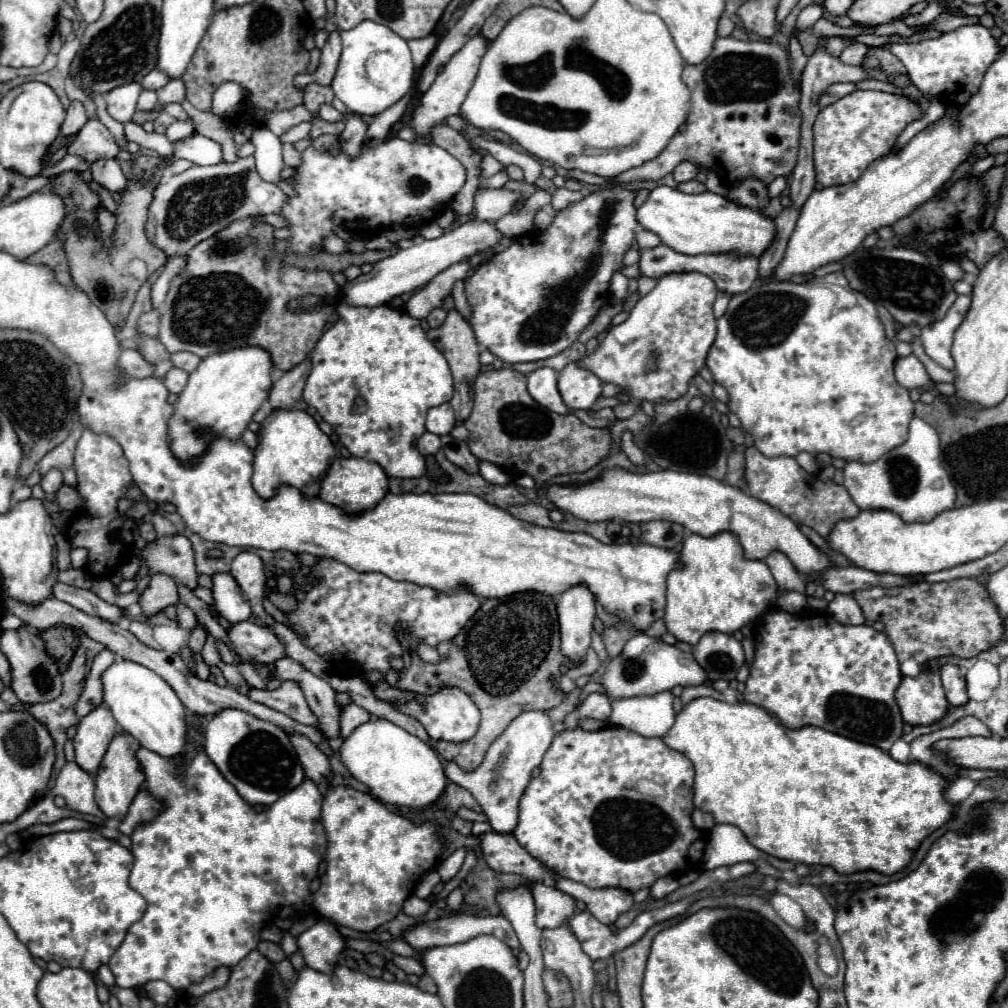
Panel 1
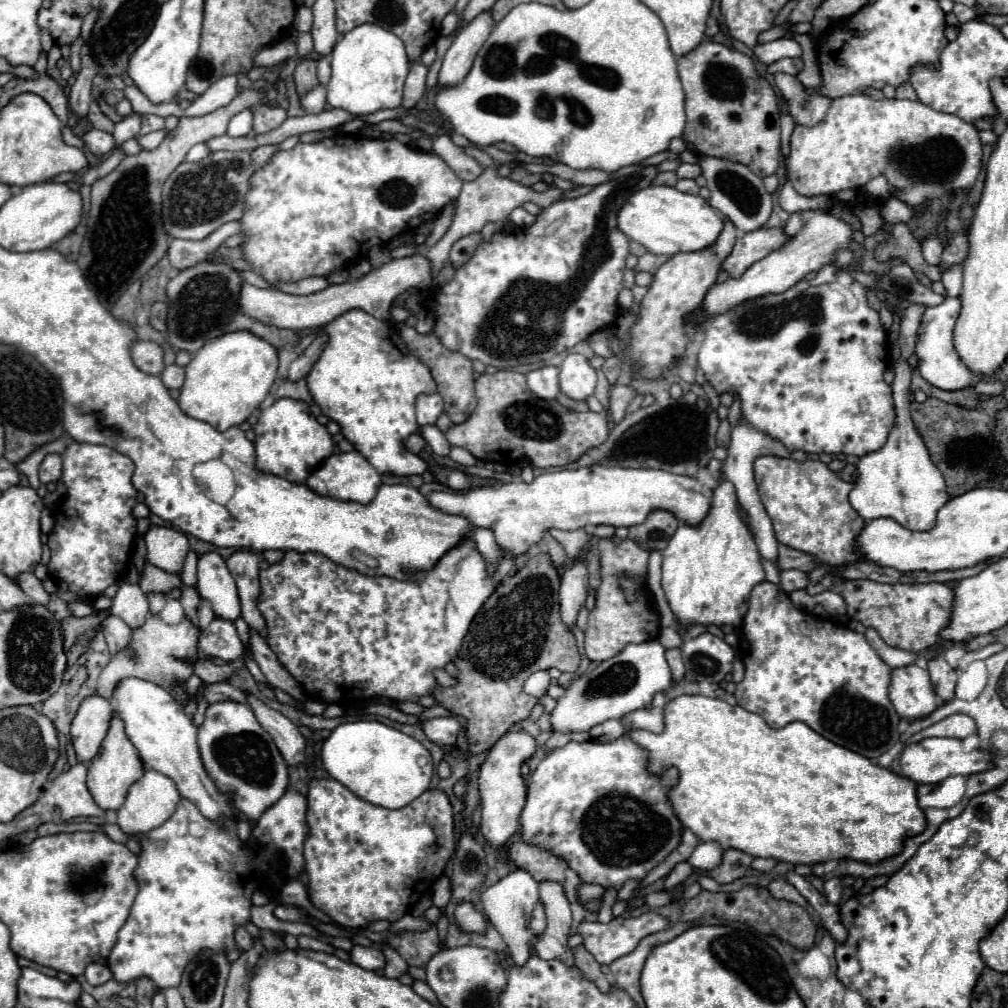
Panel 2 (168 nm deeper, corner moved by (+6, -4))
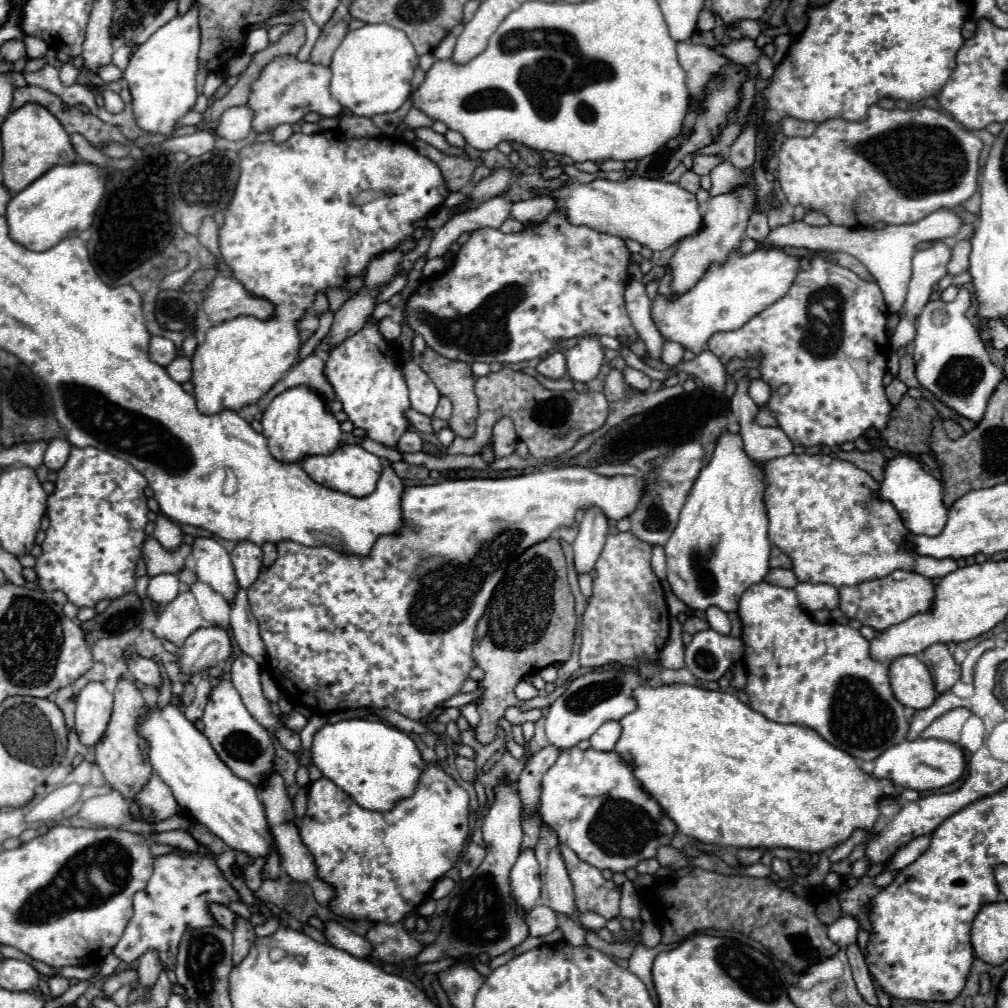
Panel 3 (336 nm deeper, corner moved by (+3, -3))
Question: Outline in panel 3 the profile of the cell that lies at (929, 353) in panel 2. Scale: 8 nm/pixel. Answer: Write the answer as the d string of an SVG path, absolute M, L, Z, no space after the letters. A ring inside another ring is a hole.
M960 290L956 300L952 300L952 302L930 300L926 304L924 312L918 316L918 334L914 338L914 362L916 362L916 378L926 390L930 390L938 400L942 400L948 408L956 410L964 418L980 422L984 416L986 402L1002 378L1002 368L992 364L992 360L986 352L986 346L984 346L984 340L978 336L974 324L966 318L968 308L970 308L968 290Z

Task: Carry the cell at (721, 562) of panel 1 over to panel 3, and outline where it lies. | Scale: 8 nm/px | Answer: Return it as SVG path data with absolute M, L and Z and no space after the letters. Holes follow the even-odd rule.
M724 432L716 444L712 460L702 468L696 478L688 500L680 512L678 526L670 536L666 548L668 560L668 584L672 592L692 610L708 610L710 606L718 606L724 612L736 612L740 596L752 586L766 578L770 572L768 556L768 516L764 508L764 482L762 468L756 466L744 454L744 446L738 434Z

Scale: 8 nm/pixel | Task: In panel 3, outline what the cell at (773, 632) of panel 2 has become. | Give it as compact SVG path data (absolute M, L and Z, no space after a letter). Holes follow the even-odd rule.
M770 582L748 588L740 598L738 614L742 620L742 640L746 646L744 662L748 668L744 692L756 712L772 722L808 726L826 742L858 760L874 760L906 738L908 722L904 718L904 706L892 696L888 666L870 656L870 642L858 630L848 624L814 622L810 614L800 608L794 590Z

